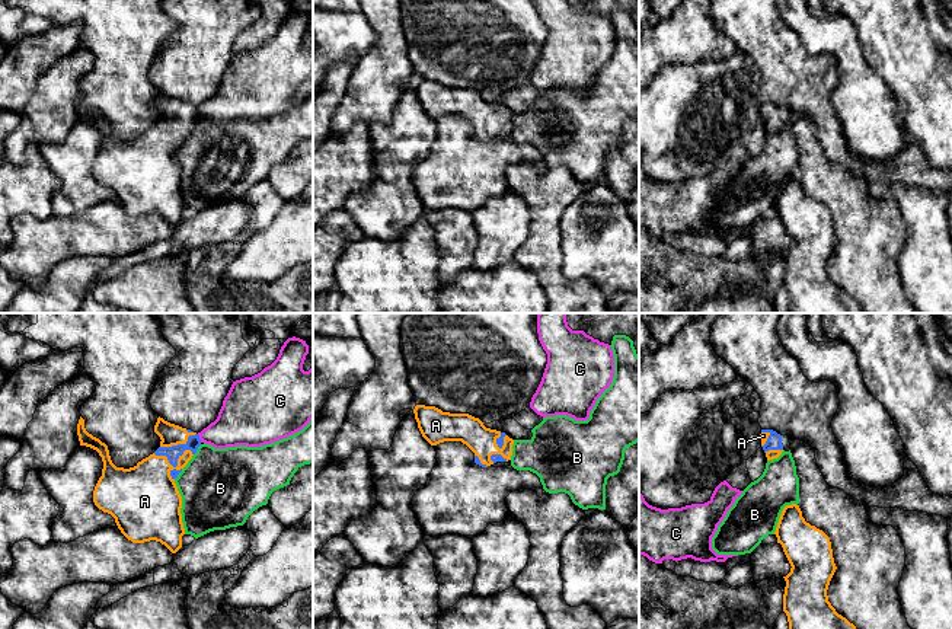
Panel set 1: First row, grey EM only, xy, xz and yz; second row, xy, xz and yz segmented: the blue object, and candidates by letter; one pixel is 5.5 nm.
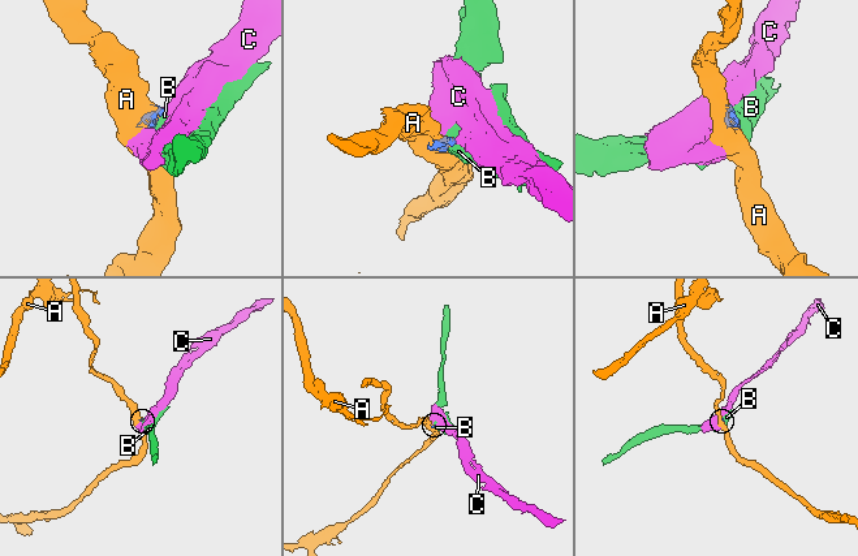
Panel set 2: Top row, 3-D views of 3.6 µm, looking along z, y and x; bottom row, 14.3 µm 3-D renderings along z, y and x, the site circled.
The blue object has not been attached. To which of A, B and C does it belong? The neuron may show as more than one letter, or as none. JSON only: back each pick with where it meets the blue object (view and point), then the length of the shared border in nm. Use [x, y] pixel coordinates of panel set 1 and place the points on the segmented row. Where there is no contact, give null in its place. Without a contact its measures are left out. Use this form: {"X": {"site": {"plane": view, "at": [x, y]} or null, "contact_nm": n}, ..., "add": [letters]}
{"A": {"site": {"plane": "xy", "at": [175, 466]}, "contact_nm": 220}, "add": ["A"]}

